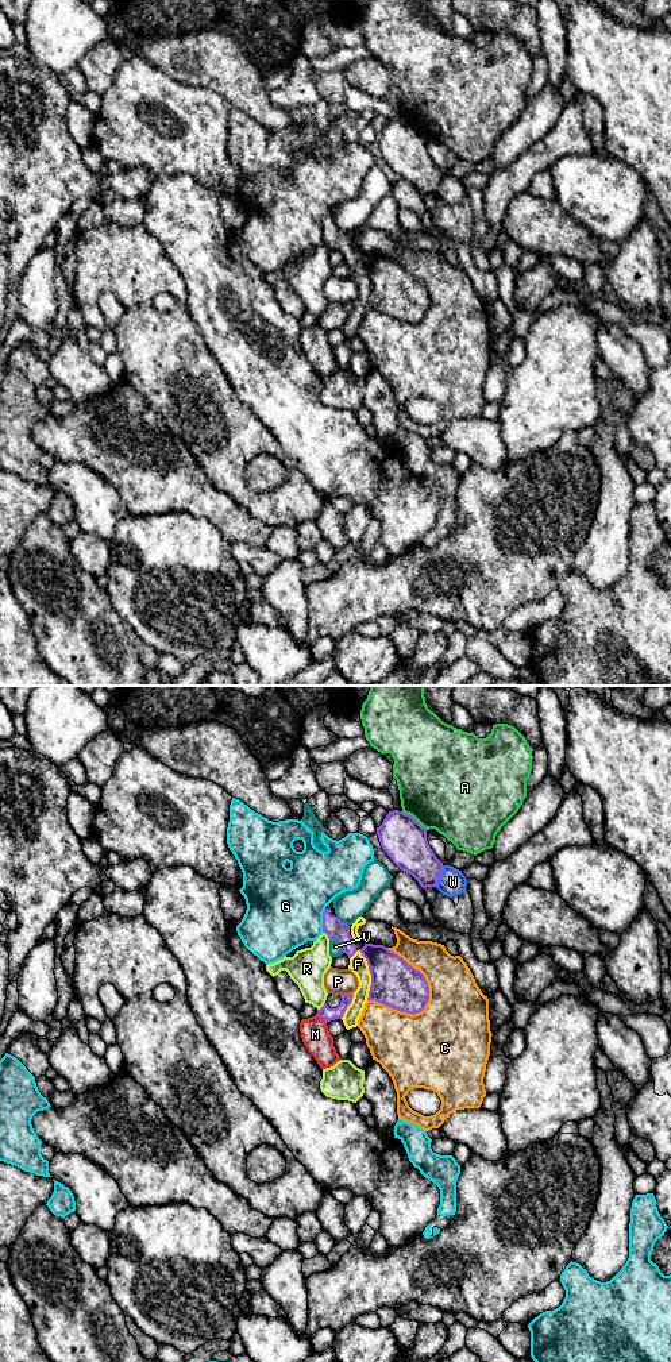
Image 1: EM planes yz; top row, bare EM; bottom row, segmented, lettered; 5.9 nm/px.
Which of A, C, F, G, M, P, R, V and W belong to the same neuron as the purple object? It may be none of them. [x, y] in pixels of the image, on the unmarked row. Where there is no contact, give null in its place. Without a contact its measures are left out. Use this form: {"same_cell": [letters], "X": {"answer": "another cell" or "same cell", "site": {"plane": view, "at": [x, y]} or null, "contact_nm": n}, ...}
{"same_cell": [], "A": {"answer": "another cell", "site": {"plane": "yz", "at": [413, 127]}, "contact_nm": 190}, "C": {"answer": "another cell", "site": {"plane": "yz", "at": [423, 285]}, "contact_nm": 440}, "F": {"answer": "another cell", "site": {"plane": "yz", "at": [370, 282]}, "contact_nm": 300}, "G": {"answer": "another cell", "site": {"plane": "yz", "at": [323, 230]}, "contact_nm": 150}, "M": {"answer": "another cell", "site": {"plane": "yz", "at": [321, 327]}, "contact_nm": 80}, "P": {"answer": "another cell", "site": {"plane": "yz", "at": [346, 304]}, "contact_nm": 70}, "R": {"answer": "another cell", "site": {"plane": "yz", "at": [327, 243]}, "contact_nm": 70}, "V": {"answer": "another cell", "site": {"plane": "yz", "at": [339, 250]}, "contact_nm": 120}, "W": {"answer": "another cell", "site": {"plane": "yz", "at": [439, 185]}, "contact_nm": 140}}

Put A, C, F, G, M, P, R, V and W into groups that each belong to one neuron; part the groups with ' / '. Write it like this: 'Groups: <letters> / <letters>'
Groups: A / C / F / G / M / P / R / V / W

